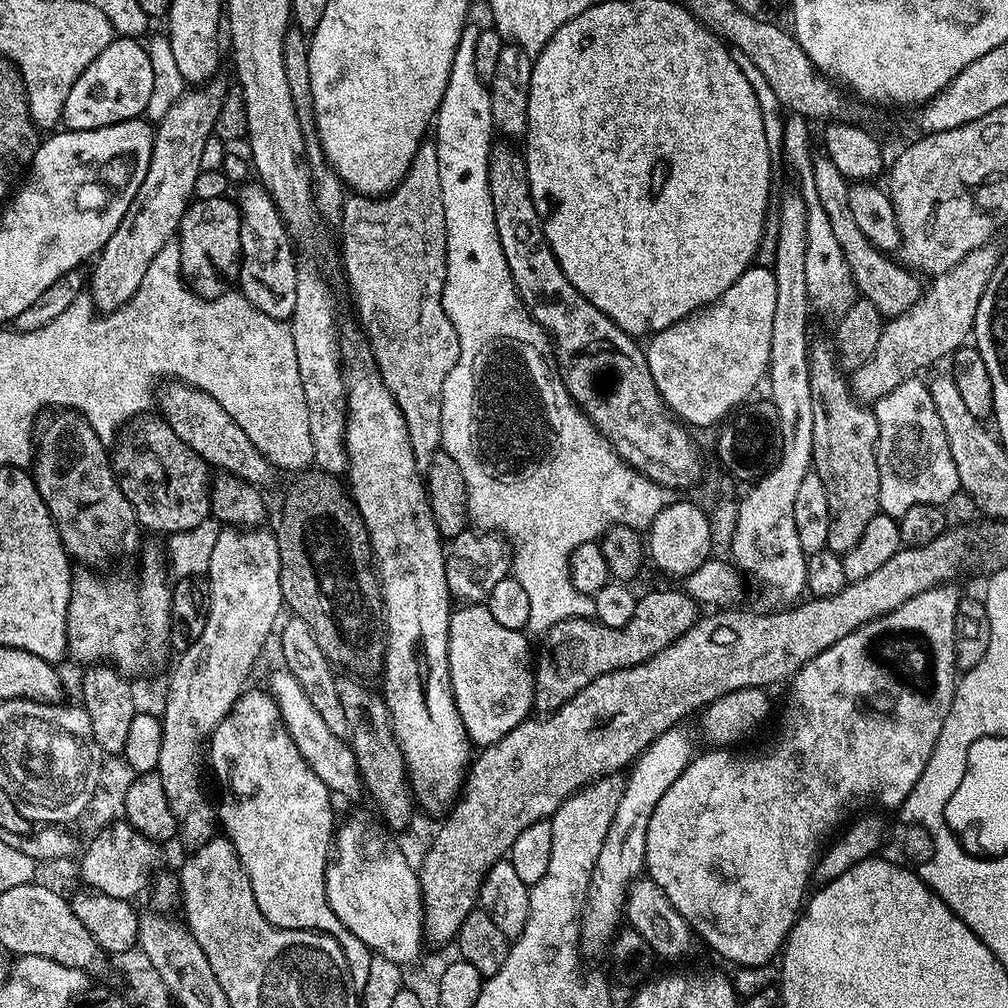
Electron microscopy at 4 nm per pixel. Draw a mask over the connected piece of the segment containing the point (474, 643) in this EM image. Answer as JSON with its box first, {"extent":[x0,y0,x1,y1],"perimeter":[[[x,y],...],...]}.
{"extent":[448,603,536,737],"perimeter":[[[467,603],[458,608],[448,618],[448,665],[458,712],[469,737],[502,737],[529,719],[533,711],[536,695],[534,648],[528,645],[529,637],[523,631],[502,626],[483,603]]]}

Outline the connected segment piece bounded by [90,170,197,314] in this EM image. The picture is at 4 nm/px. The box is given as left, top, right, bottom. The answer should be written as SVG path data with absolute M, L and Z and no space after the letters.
M153 170L146 174L138 194L132 200L130 210L126 210L118 230L114 230L114 234L100 249L95 261L96 269L92 268L90 272L90 299L101 313L116 312L123 304L130 302L130 298L141 285L142 277L146 275L146 269L150 267L148 260L152 260L152 256L156 256L158 250L169 247L168 239L177 235L180 219L184 217L184 211L193 199L192 191L196 188L195 175L197 176L197 173L192 170Z

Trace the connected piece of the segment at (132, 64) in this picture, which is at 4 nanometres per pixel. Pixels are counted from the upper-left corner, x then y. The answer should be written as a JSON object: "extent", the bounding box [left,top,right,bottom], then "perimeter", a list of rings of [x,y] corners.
{"extent":[62,38,154,132],"perimeter":[[[113,38],[110,46],[86,66],[66,98],[62,121],[65,129],[85,132],[135,120],[147,113],[150,89],[154,86],[154,70],[150,70],[147,47],[140,43],[136,38]]]}

